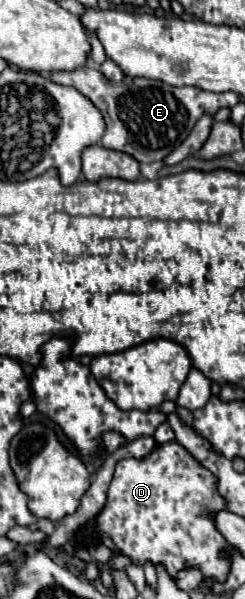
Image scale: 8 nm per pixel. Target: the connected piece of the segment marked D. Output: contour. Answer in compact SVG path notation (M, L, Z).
M169 442L157 446L157 450L153 450L147 458L141 460L127 458L117 462L107 492L107 504L97 516L95 530L101 536L109 536L123 554L133 558L133 562L141 562L141 564L145 560L151 560L153 564L161 562L167 566L167 572L171 576L173 572L177 572L177 568L185 568L185 564L201 564L201 568L205 568L209 576L217 576L217 580L221 580L229 564L225 564L225 560L221 560L217 552L221 552L221 548L225 548L227 542L215 530L211 522L211 514L223 508L225 508L225 500L221 500L221 496L215 492L213 474L201 468L201 464L197 464L197 460L179 442Z

